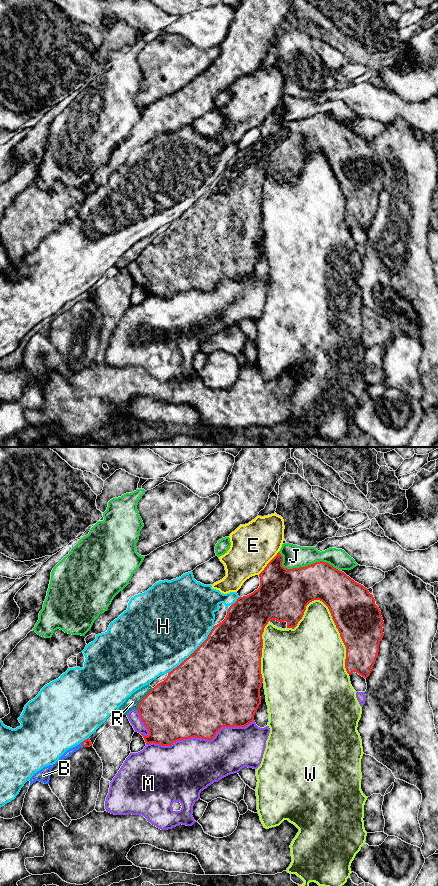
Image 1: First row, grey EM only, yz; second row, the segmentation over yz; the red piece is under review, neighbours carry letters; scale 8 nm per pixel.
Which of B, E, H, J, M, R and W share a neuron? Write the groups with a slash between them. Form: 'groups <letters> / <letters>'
groups B / E / H / J / M / R / W

